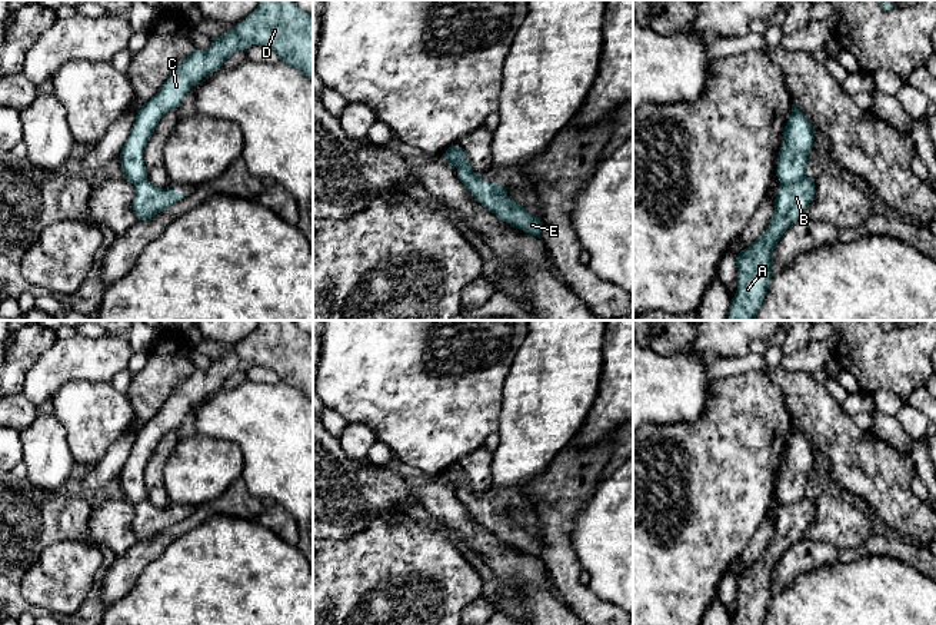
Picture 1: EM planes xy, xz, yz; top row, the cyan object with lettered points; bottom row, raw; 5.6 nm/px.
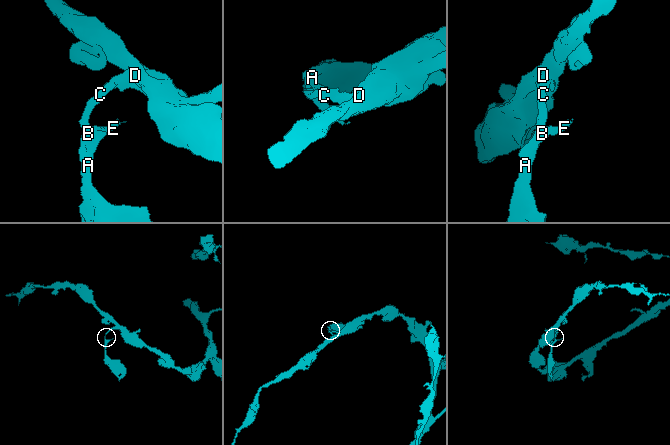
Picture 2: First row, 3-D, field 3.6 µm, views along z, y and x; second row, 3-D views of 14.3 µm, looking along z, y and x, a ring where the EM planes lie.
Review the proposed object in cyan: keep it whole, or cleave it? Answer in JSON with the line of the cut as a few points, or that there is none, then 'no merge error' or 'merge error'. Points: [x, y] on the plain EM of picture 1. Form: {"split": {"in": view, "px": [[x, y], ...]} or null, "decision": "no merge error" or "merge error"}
{"split": {"in": "yz", "px": [[806, 496], [782, 505]]}, "decision": "merge error"}

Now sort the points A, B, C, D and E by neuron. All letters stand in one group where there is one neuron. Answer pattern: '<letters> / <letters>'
A B E / C D

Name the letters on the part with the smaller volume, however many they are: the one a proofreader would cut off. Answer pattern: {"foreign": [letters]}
{"foreign": ["A", "B", "E"]}

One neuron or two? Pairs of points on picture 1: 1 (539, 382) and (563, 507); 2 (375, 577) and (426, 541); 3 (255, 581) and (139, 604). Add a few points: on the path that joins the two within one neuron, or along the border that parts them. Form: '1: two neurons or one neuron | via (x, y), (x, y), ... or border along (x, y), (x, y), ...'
1: two neurons | border along (570, 441), (558, 452), (546, 469), (530, 482)
2: one neuron | via (387, 571), (397, 569), (413, 554)
3: one neuron | via (226, 604), (167, 604)

